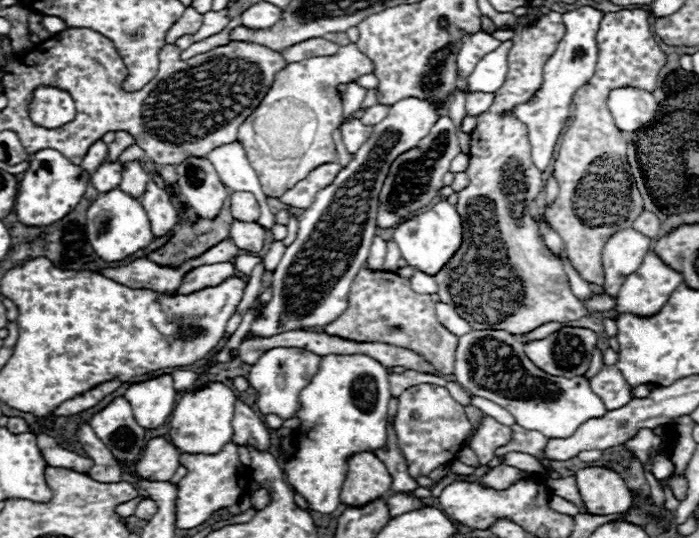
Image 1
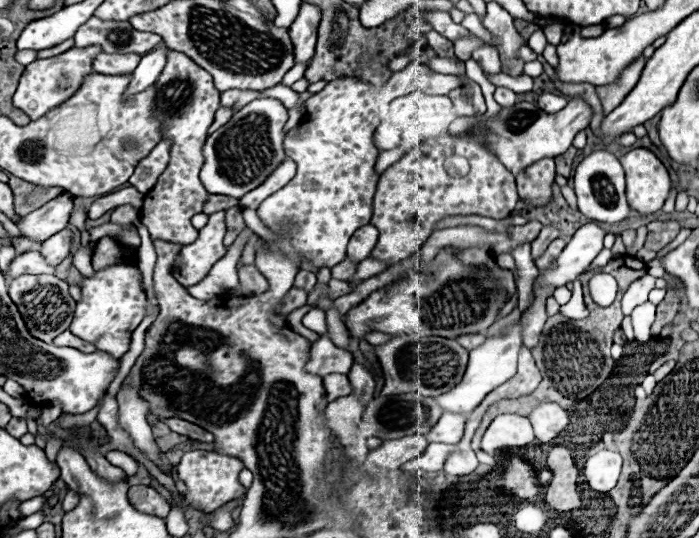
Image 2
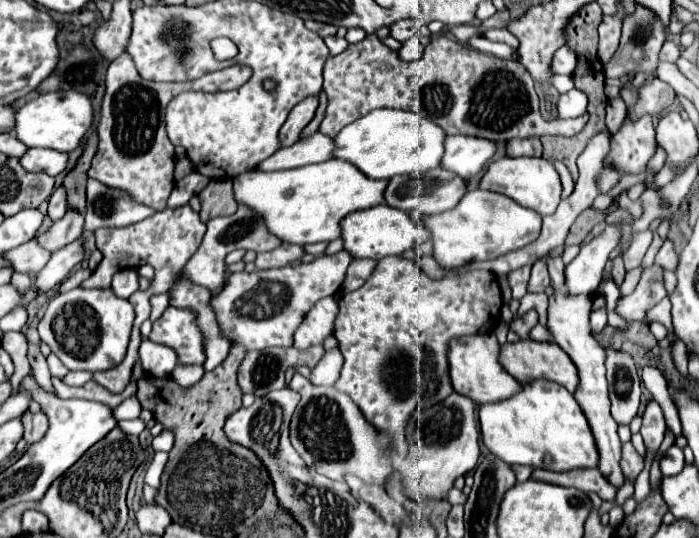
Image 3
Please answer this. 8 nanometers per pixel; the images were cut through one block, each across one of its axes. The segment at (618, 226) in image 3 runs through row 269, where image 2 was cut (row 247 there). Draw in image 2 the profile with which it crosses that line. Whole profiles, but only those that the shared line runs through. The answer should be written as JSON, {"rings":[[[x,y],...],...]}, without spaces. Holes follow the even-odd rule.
{"rings":[[[584,224],[582,228],[578,228],[568,246],[558,256],[558,266],[540,274],[544,284],[550,284],[554,288],[566,286],[578,274],[582,274],[588,264],[600,254],[604,236],[606,232],[598,224]]]}

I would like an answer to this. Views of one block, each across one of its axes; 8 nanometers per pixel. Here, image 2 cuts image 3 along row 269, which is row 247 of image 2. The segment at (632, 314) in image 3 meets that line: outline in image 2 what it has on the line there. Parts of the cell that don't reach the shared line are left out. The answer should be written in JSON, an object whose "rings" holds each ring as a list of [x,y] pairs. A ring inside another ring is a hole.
{"rings":[[[656,220],[656,222],[650,222],[648,224],[648,238],[646,238],[644,246],[656,252],[656,250],[664,248],[666,244],[670,244],[678,236],[680,228],[682,226],[676,220],[666,220],[666,222]]]}

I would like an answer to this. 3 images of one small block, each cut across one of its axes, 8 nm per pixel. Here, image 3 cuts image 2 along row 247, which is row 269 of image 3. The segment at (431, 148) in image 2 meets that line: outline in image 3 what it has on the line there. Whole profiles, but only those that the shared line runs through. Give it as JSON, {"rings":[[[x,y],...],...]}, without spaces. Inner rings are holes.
{"rings":[[[386,256],[382,260],[378,260],[378,266],[376,270],[372,272],[372,276],[366,280],[366,284],[354,292],[348,292],[340,298],[340,314],[338,314],[338,320],[336,320],[336,326],[334,326],[334,336],[336,336],[336,330],[338,330],[338,348],[344,356],[344,366],[342,366],[342,374],[336,382],[336,388],[344,394],[348,394],[356,406],[360,408],[360,412],[364,414],[364,418],[380,432],[380,434],[386,434],[390,436],[392,440],[392,446],[390,446],[390,456],[394,462],[398,462],[400,458],[406,456],[408,448],[406,448],[406,424],[410,420],[410,416],[414,416],[416,408],[418,406],[432,406],[432,404],[438,404],[442,402],[444,398],[448,398],[454,388],[452,388],[452,382],[450,382],[450,364],[448,364],[448,344],[452,338],[462,338],[462,336],[476,336],[476,334],[490,334],[494,332],[494,328],[500,324],[500,310],[502,310],[502,290],[500,290],[500,284],[498,284],[498,278],[492,274],[492,272],[486,272],[486,270],[474,270],[474,272],[466,272],[466,274],[446,274],[442,280],[432,280],[428,278],[420,266],[414,262],[414,260],[408,260],[408,258],[402,258],[402,256]]]}

